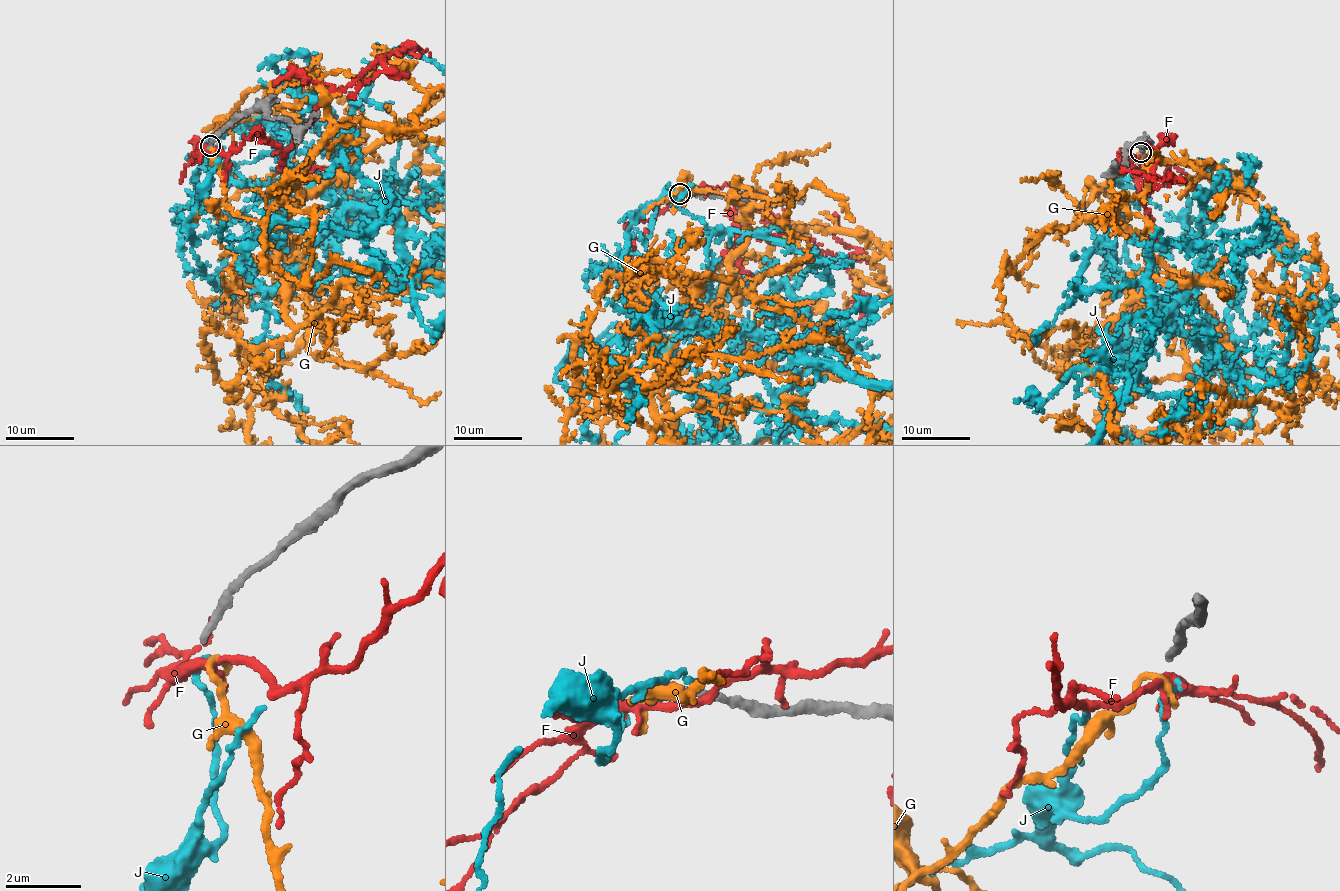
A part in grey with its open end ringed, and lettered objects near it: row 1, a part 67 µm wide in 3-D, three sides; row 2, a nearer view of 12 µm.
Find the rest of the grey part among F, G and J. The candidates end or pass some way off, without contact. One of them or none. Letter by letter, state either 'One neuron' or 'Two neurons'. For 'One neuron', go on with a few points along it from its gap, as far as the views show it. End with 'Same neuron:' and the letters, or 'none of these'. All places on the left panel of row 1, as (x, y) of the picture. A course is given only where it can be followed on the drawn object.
F: Two neurons
G: Two neurons
J: Two neurons
Same neuron: none of these

